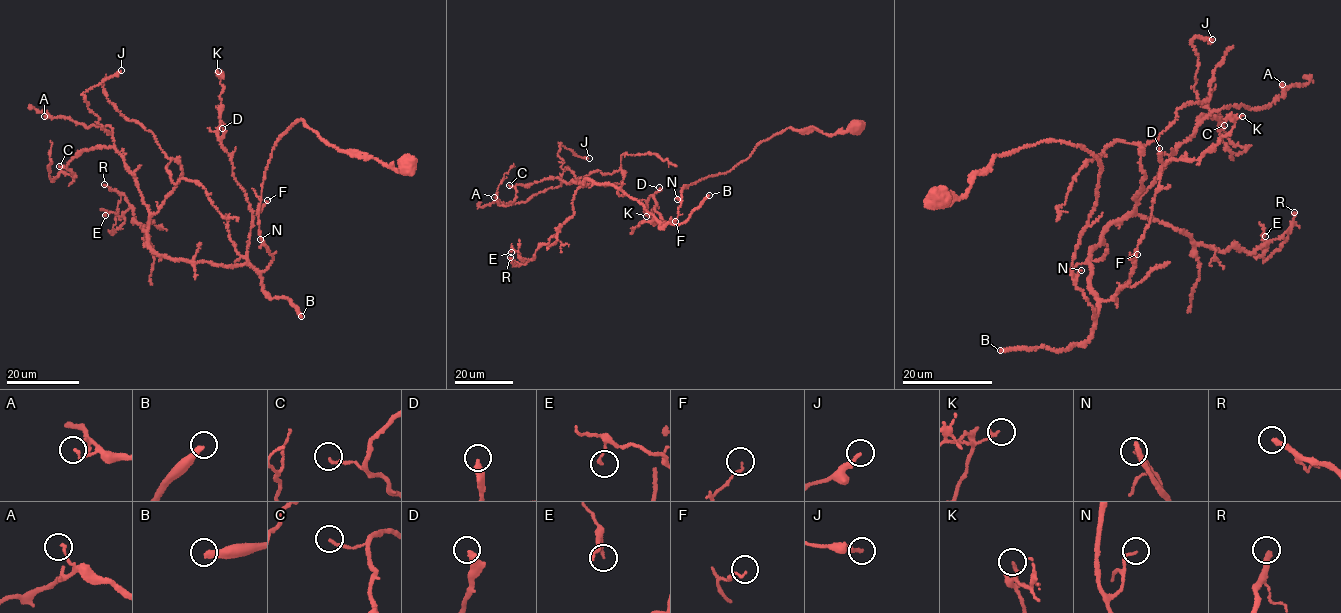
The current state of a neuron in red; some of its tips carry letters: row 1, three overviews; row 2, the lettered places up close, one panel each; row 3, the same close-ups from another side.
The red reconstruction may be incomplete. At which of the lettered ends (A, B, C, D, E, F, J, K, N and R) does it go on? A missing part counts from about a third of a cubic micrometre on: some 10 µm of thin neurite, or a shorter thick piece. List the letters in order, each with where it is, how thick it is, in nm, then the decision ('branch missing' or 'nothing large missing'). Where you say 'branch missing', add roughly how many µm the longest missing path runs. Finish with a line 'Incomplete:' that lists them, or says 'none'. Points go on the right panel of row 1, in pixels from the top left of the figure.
A: place (1282, 84); calibre 120 nm; nothing large missing
B: place (1000, 350); calibre 360 nm; nothing large missing
C: place (1224, 125); calibre 150 nm; nothing large missing
D: place (1159, 148); calibre 360 nm; nothing large missing
E: place (1265, 236); calibre 130 nm; nothing large missing
F: place (1137, 254); calibre 110 nm; nothing large missing
J: place (1212, 39); calibre 240 nm; nothing large missing
K: place (1242, 116); calibre 140 nm; nothing large missing
N: place (1081, 270); calibre 150 nm; nothing large missing
R: place (1294, 212); calibre 300 nm; branch missing; missing 20 µm
Incomplete: R

